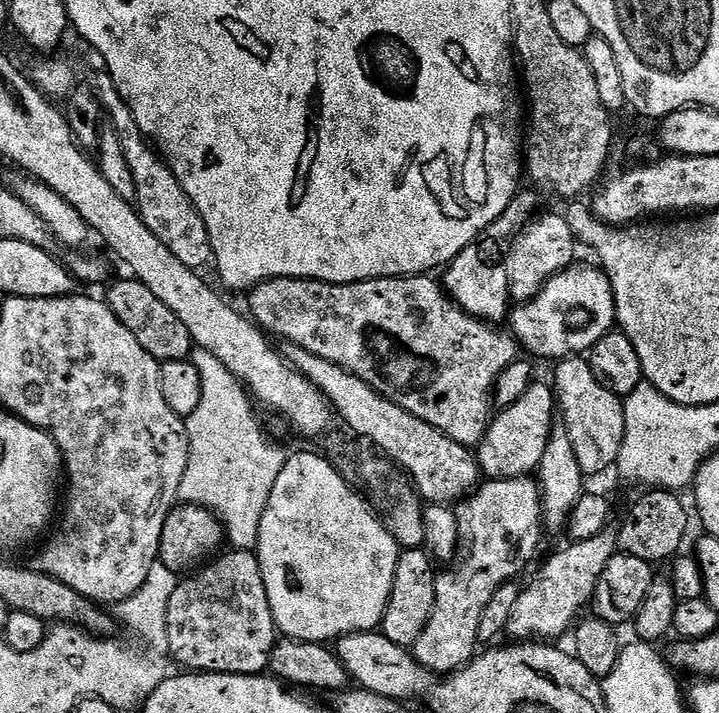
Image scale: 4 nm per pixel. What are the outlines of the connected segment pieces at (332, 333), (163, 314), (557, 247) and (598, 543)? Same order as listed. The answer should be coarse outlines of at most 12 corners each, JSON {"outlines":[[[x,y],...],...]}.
{"outlines":[[[428,274],[247,293],[265,333],[475,449],[507,331]],[[135,278],[106,303],[160,363],[194,350],[190,332]],[[563,215],[529,223],[506,261],[508,294],[536,299],[572,267],[578,241]],[[605,530],[521,587],[507,635],[552,642],[593,603],[618,554]]]}

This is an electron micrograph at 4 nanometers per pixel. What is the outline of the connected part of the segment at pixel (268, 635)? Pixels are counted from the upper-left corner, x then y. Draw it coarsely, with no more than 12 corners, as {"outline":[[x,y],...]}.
{"outline":[[255,551],[177,583],[170,656],[193,673],[269,671],[278,629]]}

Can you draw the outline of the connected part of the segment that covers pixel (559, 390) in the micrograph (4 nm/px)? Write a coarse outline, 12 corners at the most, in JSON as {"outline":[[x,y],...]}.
{"outline":[[583,355],[555,365],[554,395],[585,477],[615,465],[624,402]]}

